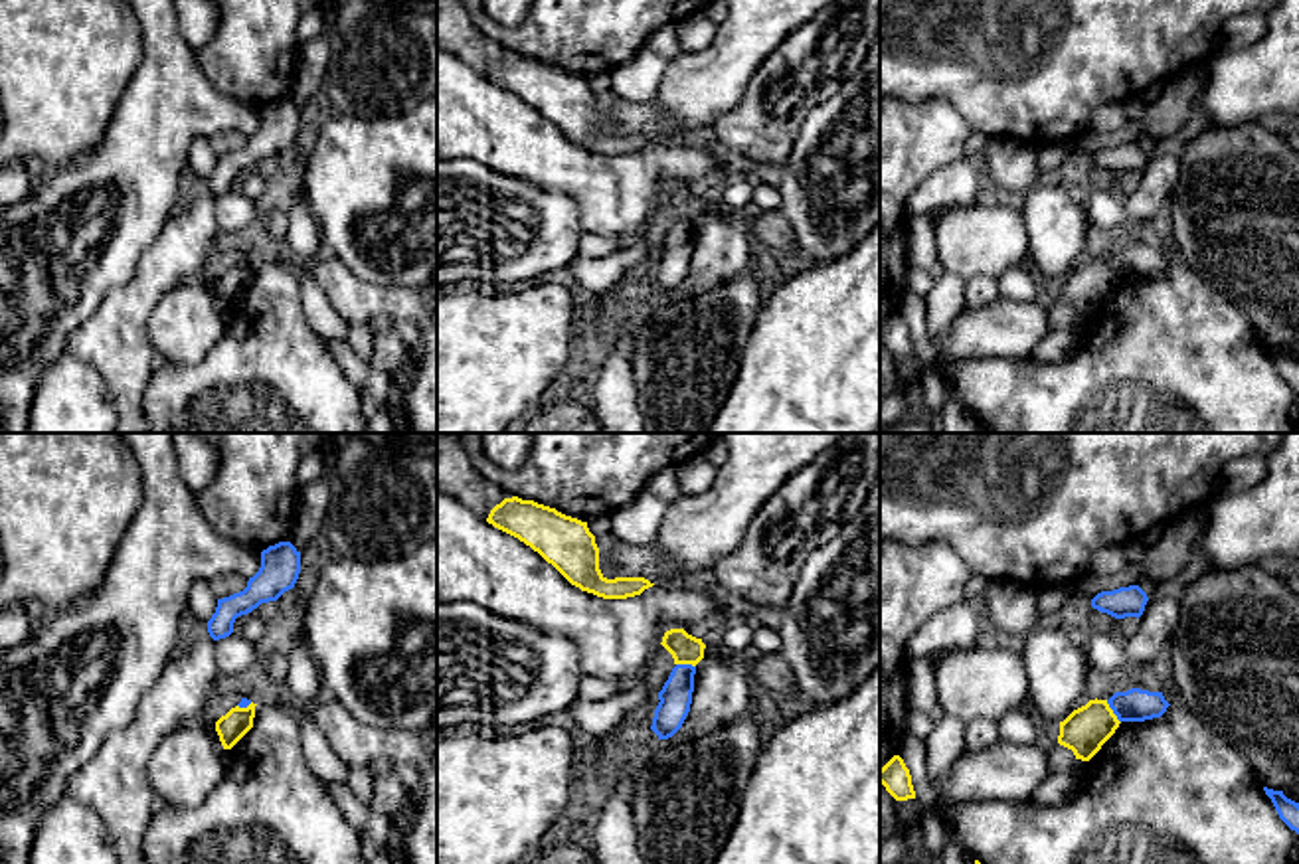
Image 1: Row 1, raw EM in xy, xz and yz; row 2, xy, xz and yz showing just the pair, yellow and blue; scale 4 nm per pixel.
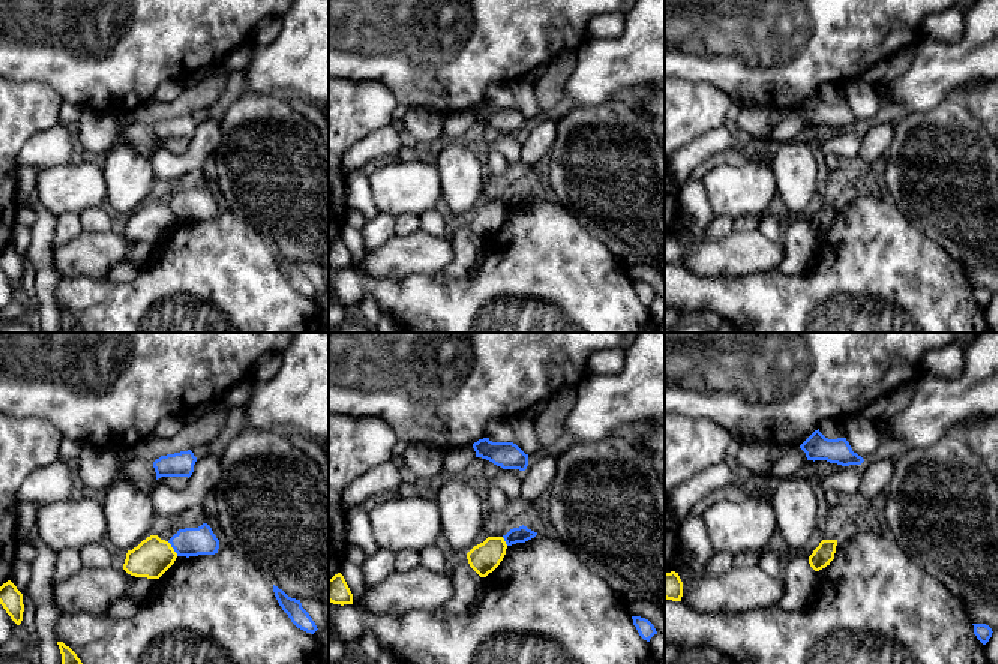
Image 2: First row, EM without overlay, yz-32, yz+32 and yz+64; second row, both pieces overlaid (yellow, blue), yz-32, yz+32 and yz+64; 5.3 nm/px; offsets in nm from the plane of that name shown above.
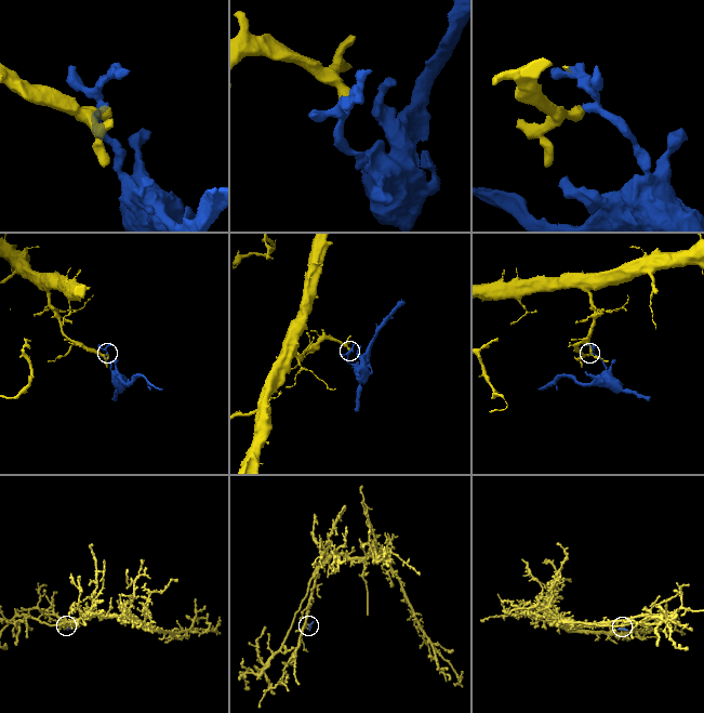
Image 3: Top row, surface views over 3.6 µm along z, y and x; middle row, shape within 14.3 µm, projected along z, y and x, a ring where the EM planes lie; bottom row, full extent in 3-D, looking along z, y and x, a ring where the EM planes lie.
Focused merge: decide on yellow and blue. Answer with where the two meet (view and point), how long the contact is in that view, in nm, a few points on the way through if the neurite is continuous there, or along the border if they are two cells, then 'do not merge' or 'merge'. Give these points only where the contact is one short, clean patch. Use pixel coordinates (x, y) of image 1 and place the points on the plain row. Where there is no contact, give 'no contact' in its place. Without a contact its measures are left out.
contact yz (1112, 269); length 110 nm; border yz (1106, 258), (1120, 279); do not merge

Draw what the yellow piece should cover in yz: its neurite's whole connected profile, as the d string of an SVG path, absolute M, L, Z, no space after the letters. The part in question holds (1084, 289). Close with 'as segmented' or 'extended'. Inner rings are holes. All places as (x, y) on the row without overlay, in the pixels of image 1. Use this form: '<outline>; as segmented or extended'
M1095 255L1060 279L1058 301L1072 306L1076 316L1089 318L1119 281L1107 257Z; as segmented

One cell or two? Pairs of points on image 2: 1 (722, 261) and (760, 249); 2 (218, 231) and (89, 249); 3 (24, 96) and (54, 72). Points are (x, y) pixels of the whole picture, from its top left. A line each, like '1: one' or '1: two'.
1: one
2: two
3: two

